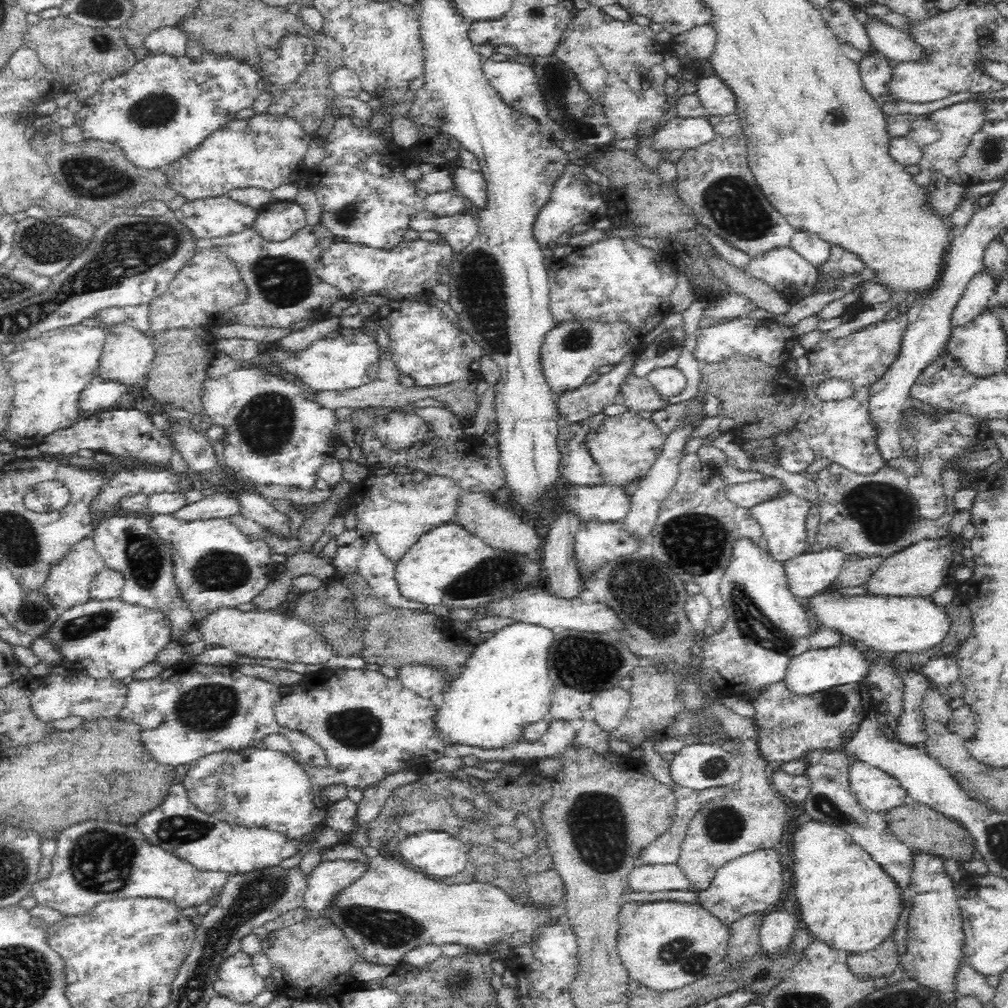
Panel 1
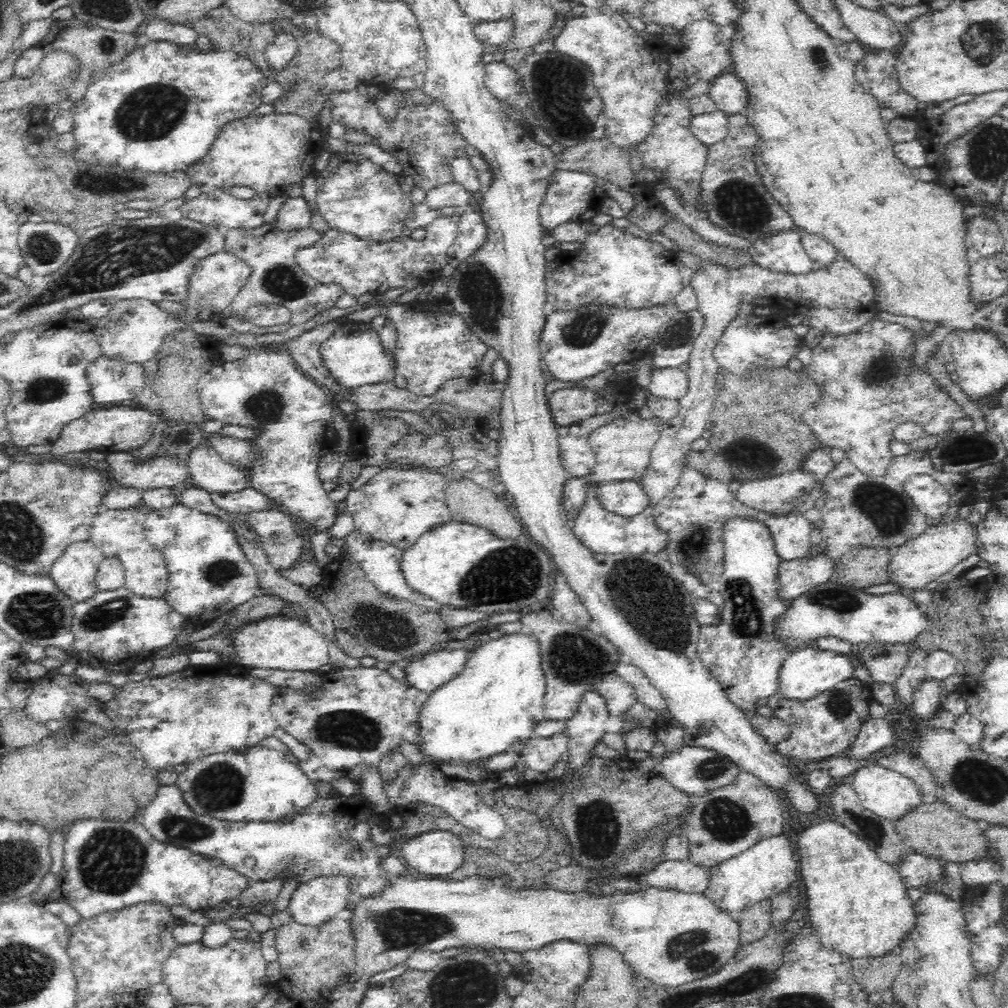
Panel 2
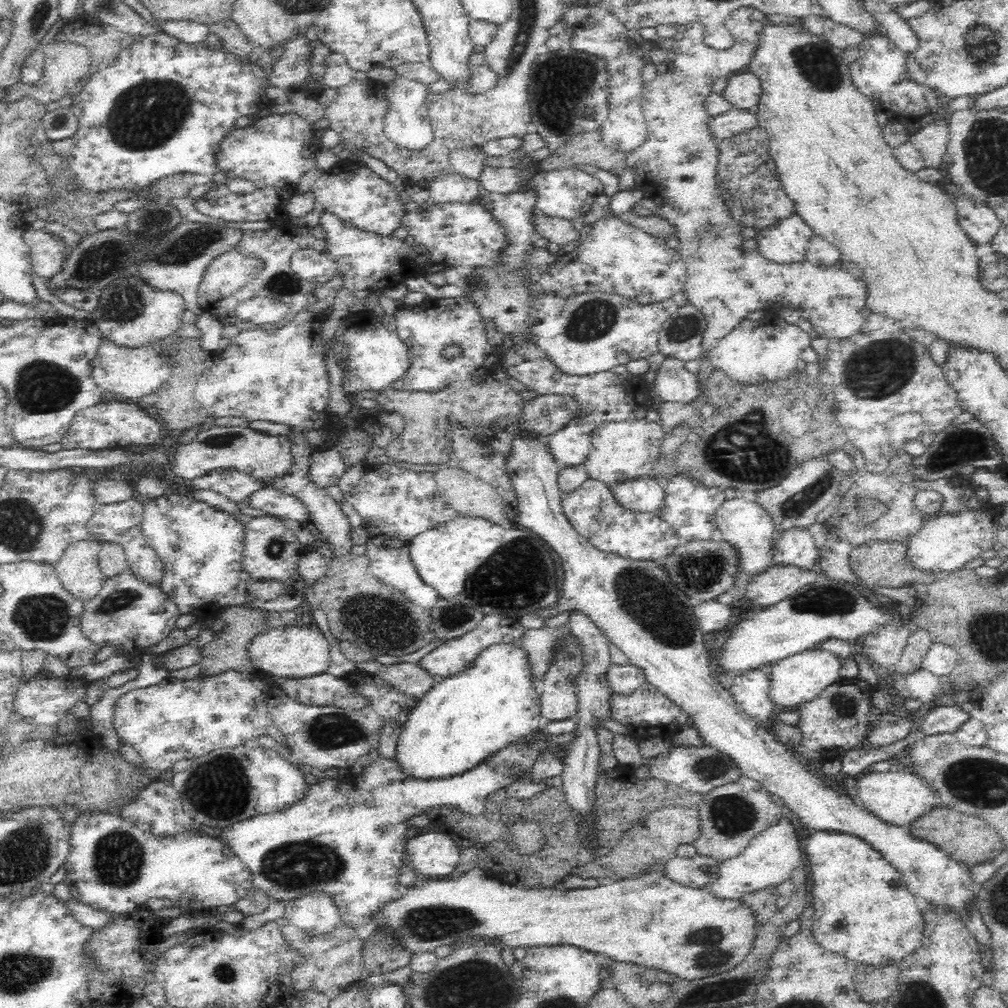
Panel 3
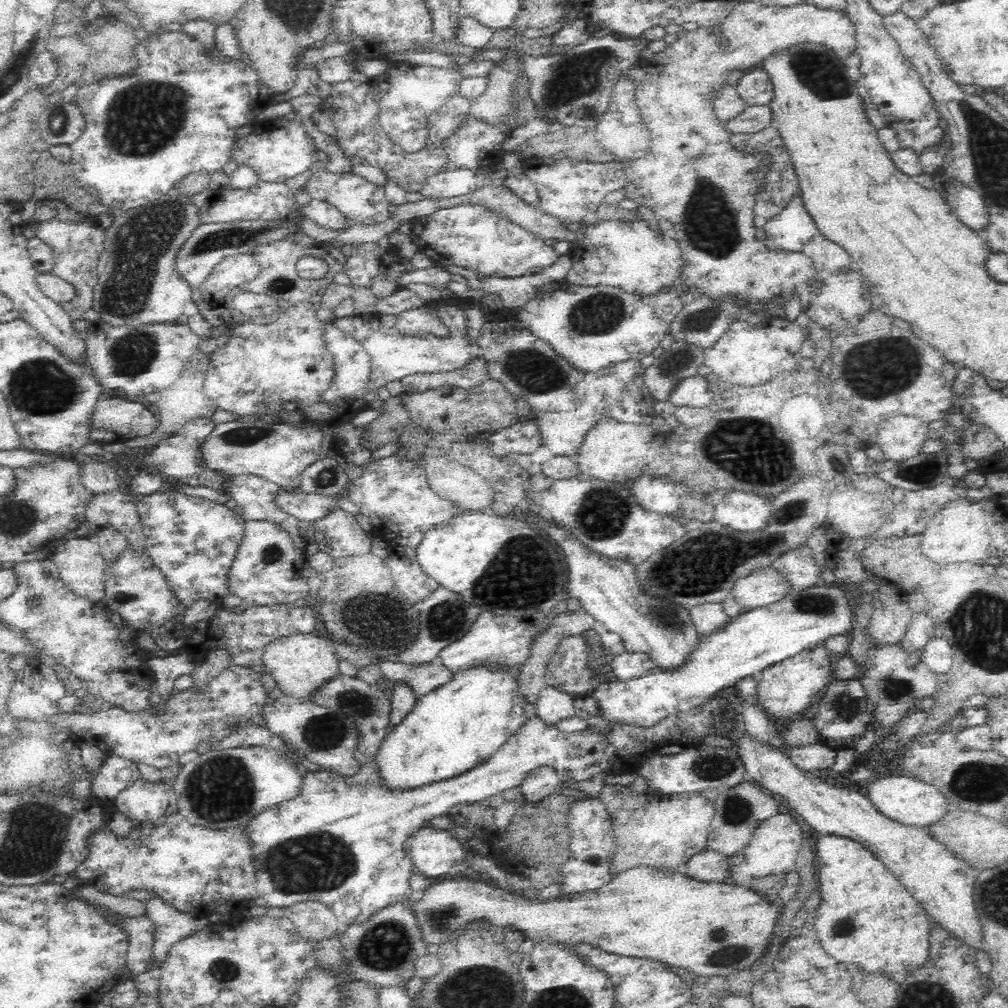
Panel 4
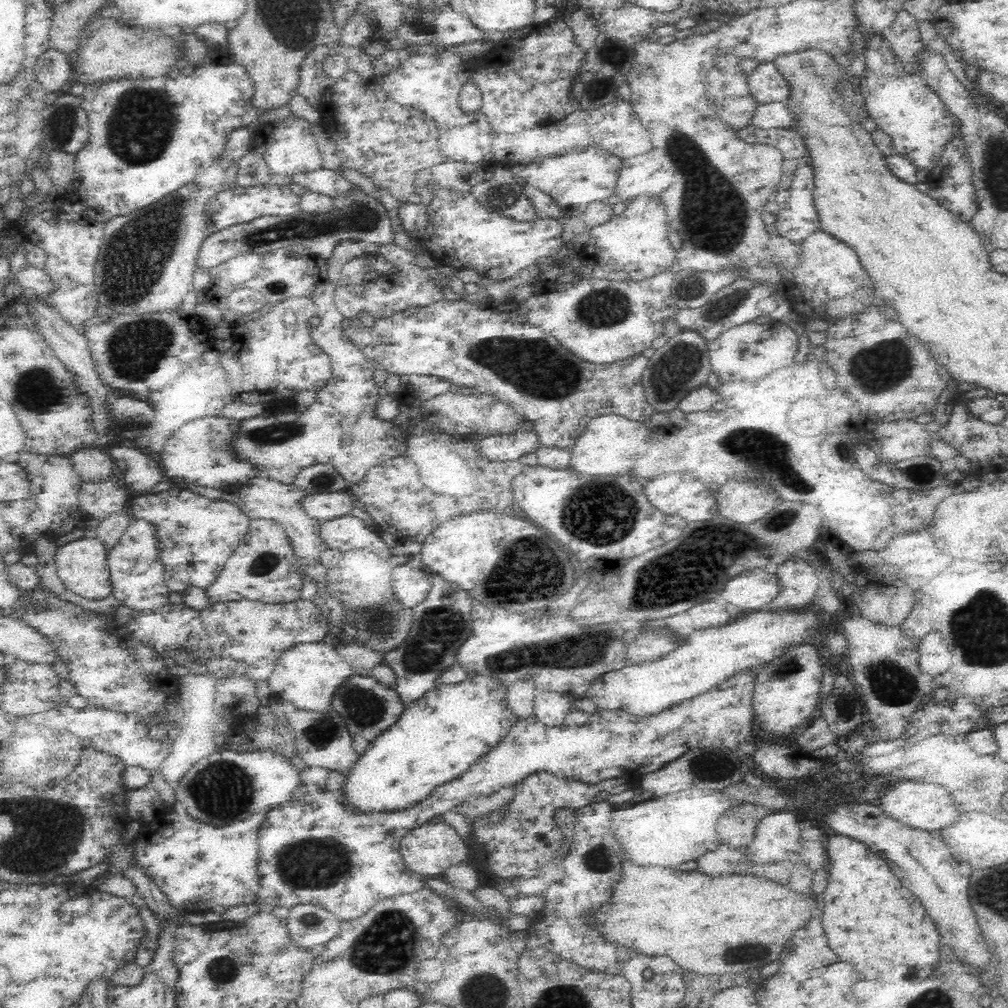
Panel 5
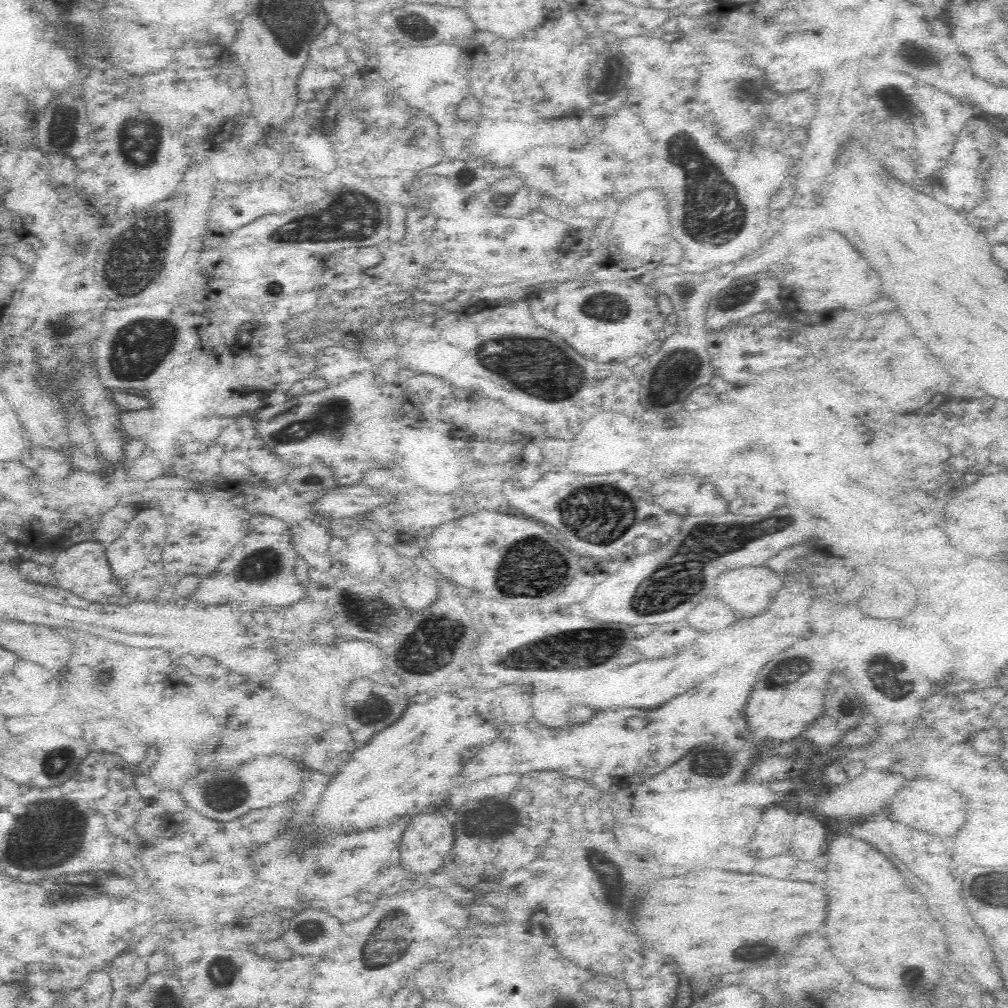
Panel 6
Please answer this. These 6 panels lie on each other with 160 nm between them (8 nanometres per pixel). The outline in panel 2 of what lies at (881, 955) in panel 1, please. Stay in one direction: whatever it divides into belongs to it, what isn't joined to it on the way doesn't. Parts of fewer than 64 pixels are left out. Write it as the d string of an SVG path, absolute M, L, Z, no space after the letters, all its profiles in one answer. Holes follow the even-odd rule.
M896 951L876 958L852 959L851 963L855 981L868 994L892 988L902 966Z

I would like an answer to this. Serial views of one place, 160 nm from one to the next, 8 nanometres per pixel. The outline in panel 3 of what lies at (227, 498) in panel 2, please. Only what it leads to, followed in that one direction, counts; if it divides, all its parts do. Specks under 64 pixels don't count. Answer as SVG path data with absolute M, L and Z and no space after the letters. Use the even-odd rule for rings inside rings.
M266 487L252 494L248 506L266 512L268 515L288 520L305 522L310 518L310 509L296 495L286 494L276 487Z

